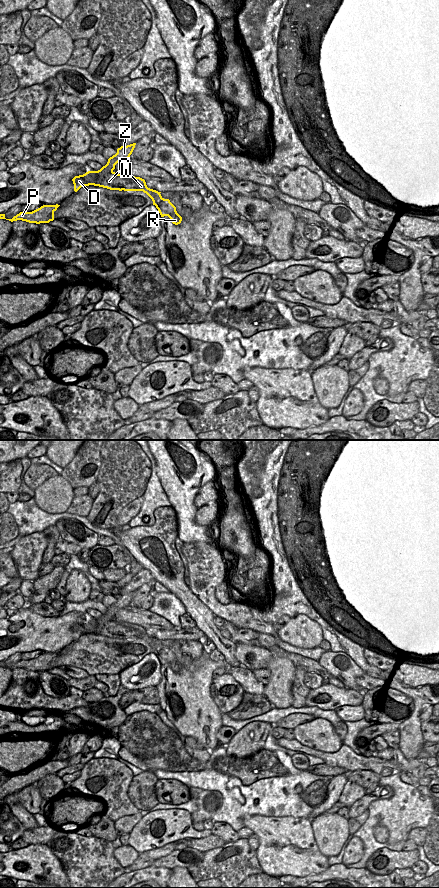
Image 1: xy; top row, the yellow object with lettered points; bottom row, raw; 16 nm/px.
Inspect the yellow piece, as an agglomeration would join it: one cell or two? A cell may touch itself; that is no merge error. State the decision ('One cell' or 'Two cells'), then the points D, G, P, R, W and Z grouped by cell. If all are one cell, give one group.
Two cells. Groups: D G R W / P Z

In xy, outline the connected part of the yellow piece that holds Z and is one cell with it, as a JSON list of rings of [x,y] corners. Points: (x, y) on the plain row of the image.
[[[136,591],[127,593],[127,594],[121,594],[117,597],[117,601],[110,605],[108,607],[108,610],[105,614],[103,614],[100,618],[96,619],[97,626],[94,634],[99,634],[100,630],[103,629],[103,627],[109,622],[109,621],[115,621],[113,618],[115,617],[115,613],[121,609],[128,607],[130,603],[132,602]]]

